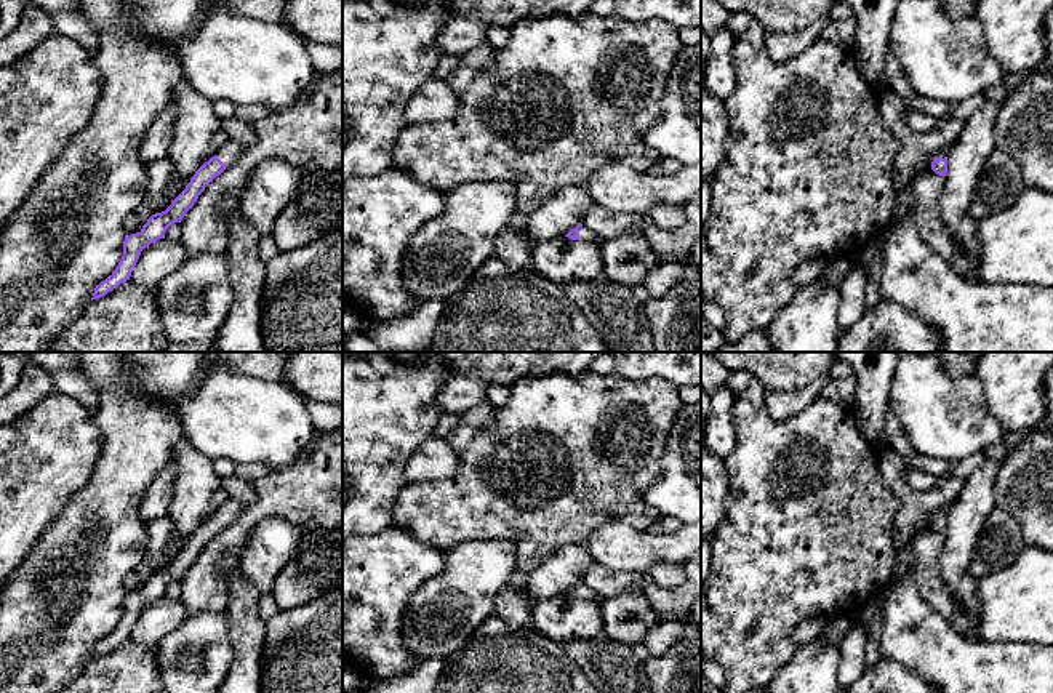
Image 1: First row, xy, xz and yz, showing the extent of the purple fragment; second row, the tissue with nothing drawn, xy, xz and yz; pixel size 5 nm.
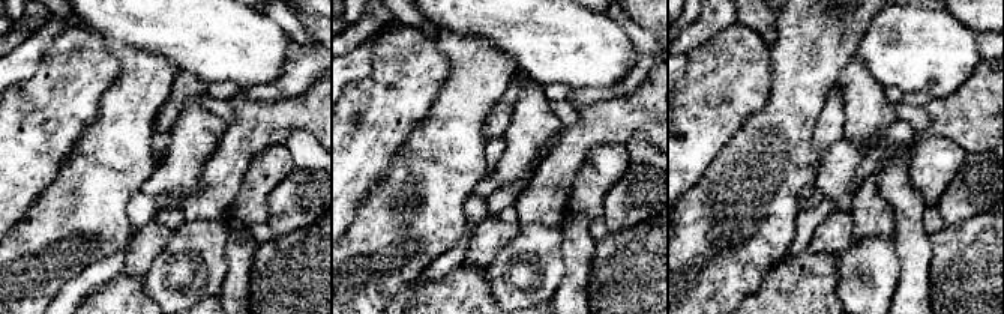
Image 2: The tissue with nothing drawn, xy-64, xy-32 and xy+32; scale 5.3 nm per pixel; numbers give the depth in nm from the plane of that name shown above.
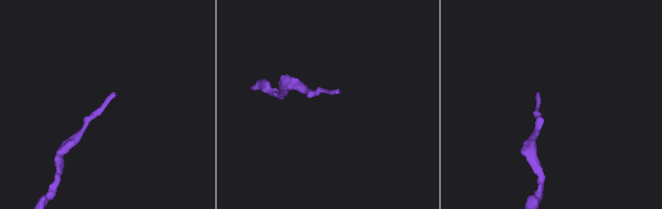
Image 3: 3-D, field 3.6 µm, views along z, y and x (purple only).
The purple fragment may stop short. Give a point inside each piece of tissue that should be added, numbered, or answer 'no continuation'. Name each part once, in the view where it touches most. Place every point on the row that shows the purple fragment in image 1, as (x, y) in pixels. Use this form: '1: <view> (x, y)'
1: xz (584, 234)

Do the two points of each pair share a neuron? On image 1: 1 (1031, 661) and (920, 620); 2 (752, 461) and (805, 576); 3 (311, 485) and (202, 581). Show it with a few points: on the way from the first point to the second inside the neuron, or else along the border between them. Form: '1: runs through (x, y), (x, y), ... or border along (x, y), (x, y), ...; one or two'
1: runs through (1004, 661), (962, 661), (948, 647); one
2: runs through (781, 490), (804, 514), (804, 548); one
3: runs through (280, 493), (260, 508), (216, 551); one

